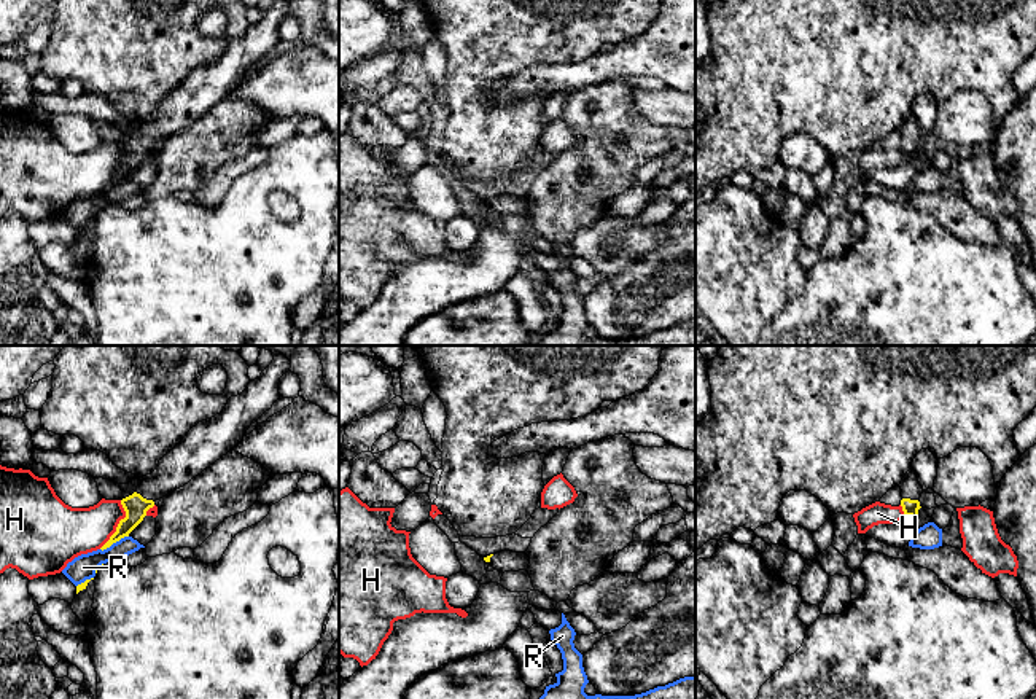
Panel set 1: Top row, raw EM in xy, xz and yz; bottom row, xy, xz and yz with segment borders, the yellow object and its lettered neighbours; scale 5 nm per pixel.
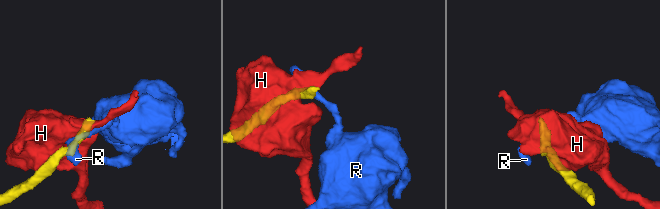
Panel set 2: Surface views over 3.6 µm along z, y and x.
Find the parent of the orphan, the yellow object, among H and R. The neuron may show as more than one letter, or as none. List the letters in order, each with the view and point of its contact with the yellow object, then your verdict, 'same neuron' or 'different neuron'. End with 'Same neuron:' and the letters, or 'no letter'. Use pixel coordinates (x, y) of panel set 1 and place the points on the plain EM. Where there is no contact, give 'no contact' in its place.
H: contact xy (118, 167); different neuron
R: contact xy (113, 185); different neuron
Same neuron: no letter

